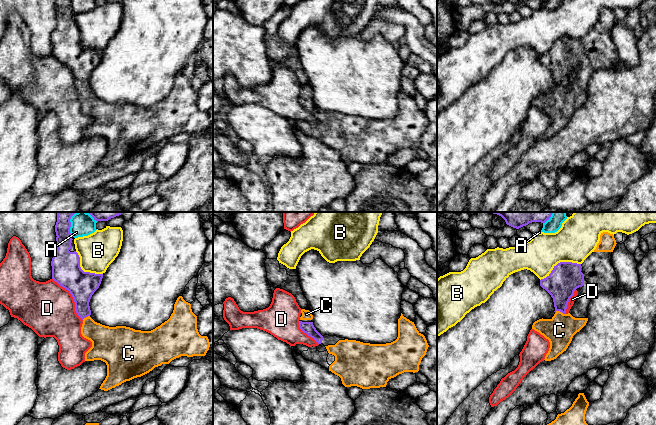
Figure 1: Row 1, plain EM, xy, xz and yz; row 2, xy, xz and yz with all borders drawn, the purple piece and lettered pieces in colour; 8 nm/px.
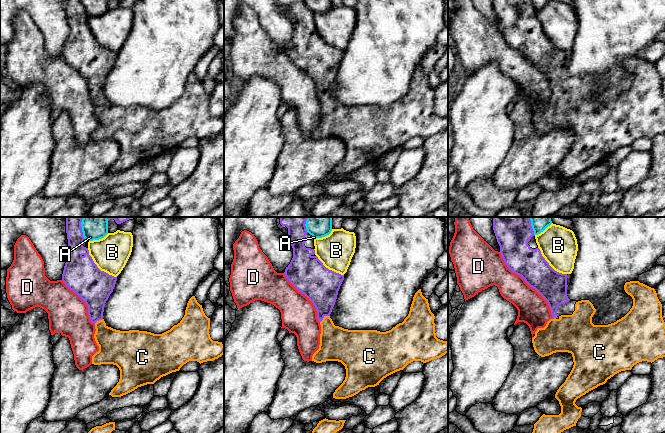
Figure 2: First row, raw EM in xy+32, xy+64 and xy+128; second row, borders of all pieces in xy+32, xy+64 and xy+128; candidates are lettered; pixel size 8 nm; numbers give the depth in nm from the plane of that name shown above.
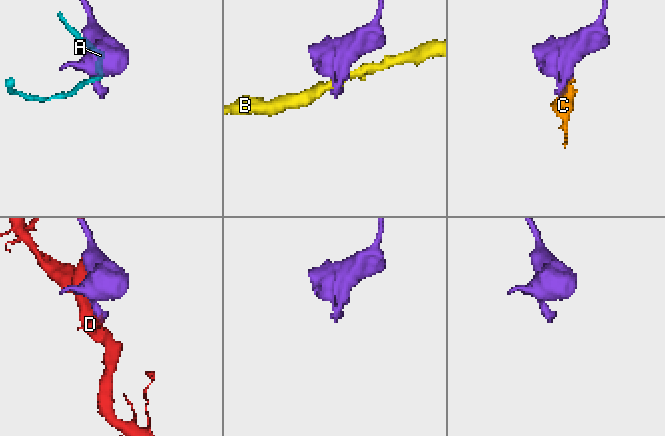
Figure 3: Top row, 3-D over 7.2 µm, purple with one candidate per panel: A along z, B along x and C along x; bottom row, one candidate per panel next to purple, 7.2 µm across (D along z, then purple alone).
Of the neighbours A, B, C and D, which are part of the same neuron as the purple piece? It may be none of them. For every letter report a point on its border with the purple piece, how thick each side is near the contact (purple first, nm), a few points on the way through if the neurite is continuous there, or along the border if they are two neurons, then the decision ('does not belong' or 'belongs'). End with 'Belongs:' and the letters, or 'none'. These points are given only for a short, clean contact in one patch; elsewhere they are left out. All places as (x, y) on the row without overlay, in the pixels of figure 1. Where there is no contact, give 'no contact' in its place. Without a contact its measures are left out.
A: xy (69, 6) | 180/110 nm | does not belong
B: yz (560, 38) | 240/300 nm | does not belong
C: yz (560, 87) | 240/240 nm | across yz (563, 56), (561, 61), (560, 87), (559, 106) | belongs
D: xy (73, 74) | 240/420 nm | does not belong
Belongs: C

